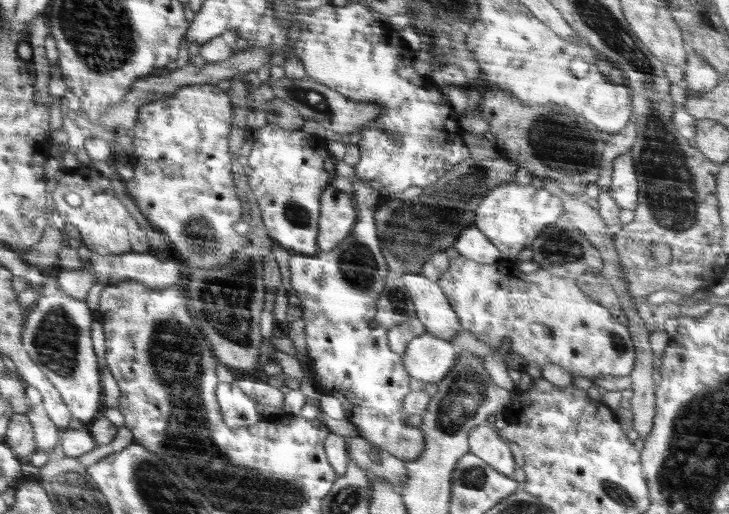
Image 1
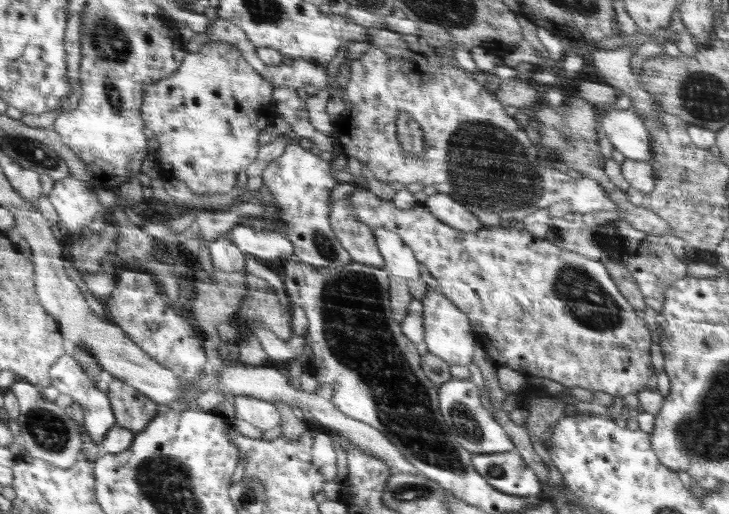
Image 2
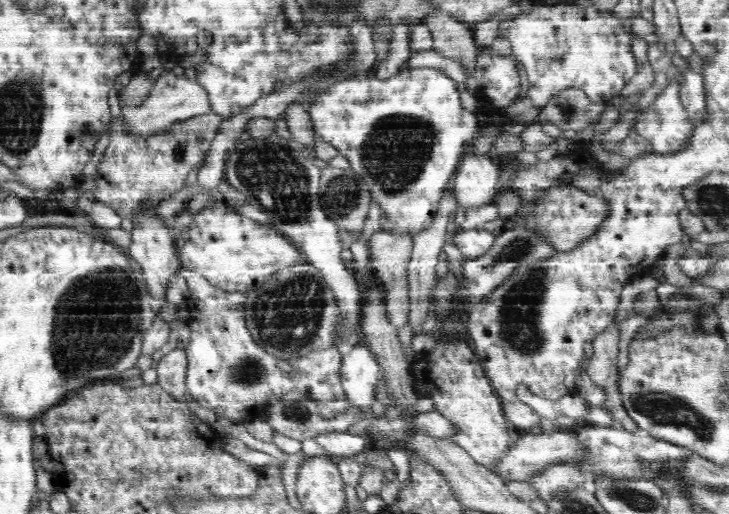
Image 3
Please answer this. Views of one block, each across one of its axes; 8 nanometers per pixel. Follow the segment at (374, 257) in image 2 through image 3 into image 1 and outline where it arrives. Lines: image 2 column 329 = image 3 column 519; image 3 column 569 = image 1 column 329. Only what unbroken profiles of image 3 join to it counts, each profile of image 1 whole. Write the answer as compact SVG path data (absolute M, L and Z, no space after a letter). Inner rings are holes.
M330 184L322 191L320 203L316 245L318 250L328 252L350 236L356 221L355 202Z

